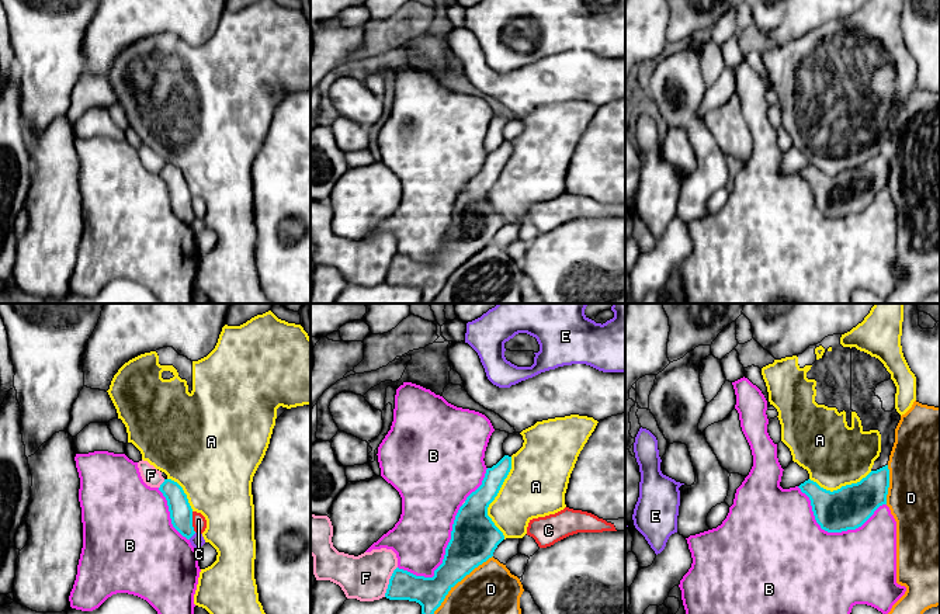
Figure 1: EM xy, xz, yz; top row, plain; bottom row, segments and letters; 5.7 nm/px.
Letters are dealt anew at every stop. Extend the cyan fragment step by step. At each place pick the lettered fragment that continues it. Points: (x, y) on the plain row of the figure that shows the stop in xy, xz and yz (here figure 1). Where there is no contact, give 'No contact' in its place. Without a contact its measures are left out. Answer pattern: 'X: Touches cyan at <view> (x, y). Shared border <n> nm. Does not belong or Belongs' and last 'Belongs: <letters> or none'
A: Touches cyan at xz (495, 181). Shared border 480 nm. Does not belong
B: Touches cyan at yz (833, 217). Shared border 500 nm. Does not belong
C: Touches cyan at xy (191, 207). Shared border 120 nm. Does not belong
D: Touches cyan at xz (457, 267). Shared border 500 nm. Does not belong
E: Touches cyan at xy (191, 221). Shared border 60 nm. Does not belong
F: Touches cyan at xz (389, 267). Shared border 190 nm. Does not belong
Belongs: none

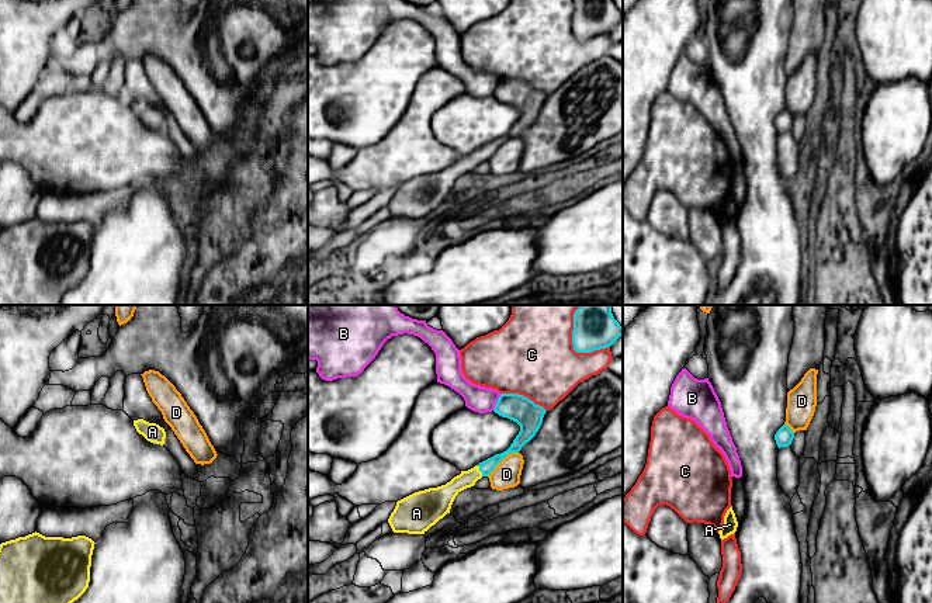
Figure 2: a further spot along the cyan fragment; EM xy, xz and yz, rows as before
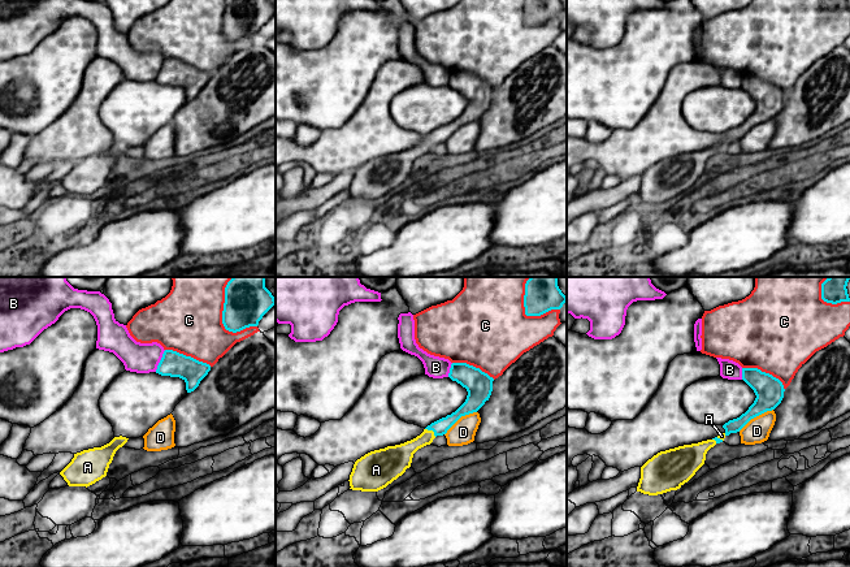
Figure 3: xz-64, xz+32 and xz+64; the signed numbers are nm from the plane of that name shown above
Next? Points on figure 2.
A: Touches cyan at xz (480, 155). Shared border 70 nm. Belongs
B: Touches cyan at xz (496, 87). Shared border 110 nm. Does not belong
C: Touches cyan at xz (575, 35). Shared border 280 nm. Does not belong
D: Touches cyan at xz (502, 144). Shared border 240 nm. Does not belong
Belongs: A

